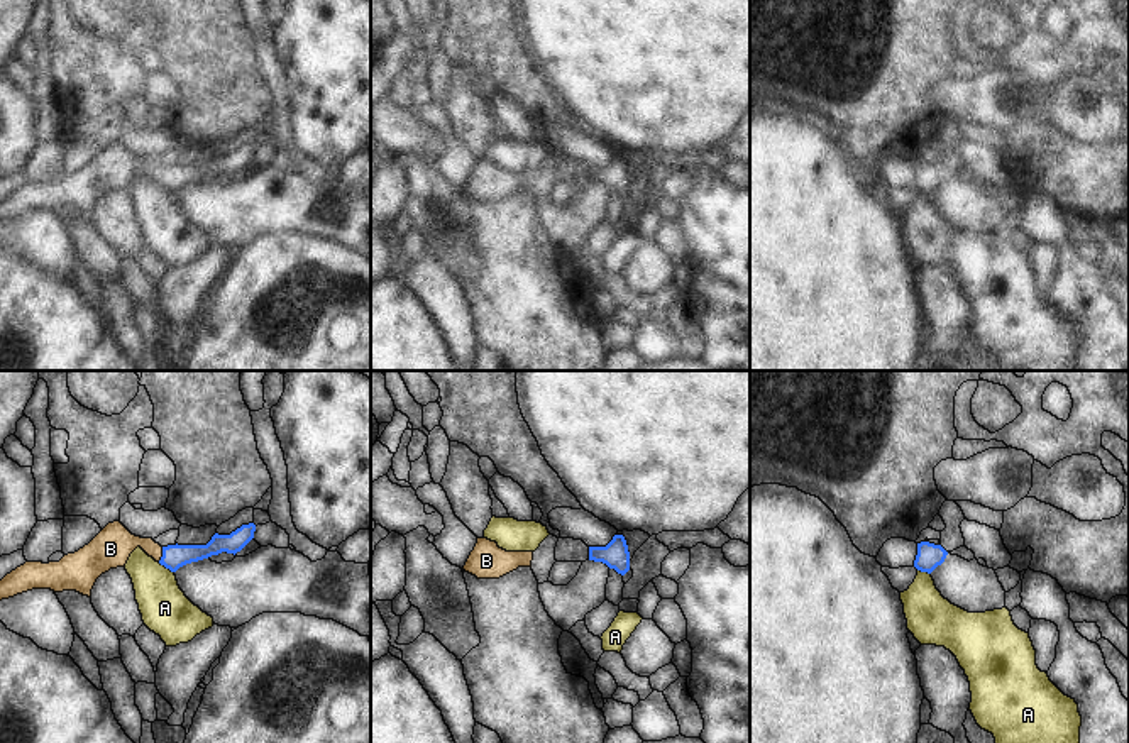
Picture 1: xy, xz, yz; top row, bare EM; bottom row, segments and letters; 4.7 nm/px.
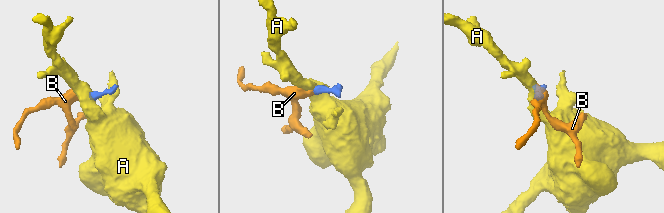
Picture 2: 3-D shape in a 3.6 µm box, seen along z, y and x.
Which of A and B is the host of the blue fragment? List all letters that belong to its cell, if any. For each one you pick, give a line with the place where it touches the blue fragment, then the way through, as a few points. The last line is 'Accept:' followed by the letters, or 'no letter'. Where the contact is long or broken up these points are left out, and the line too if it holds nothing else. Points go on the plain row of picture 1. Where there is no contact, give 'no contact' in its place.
B: xy (163, 175) | across xy (176, 176), (163, 175), (146, 165), (110, 170)
Accept: B

